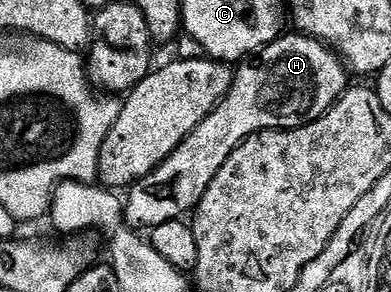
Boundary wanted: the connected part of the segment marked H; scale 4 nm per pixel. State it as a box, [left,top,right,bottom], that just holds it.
[124,33,348,229]

